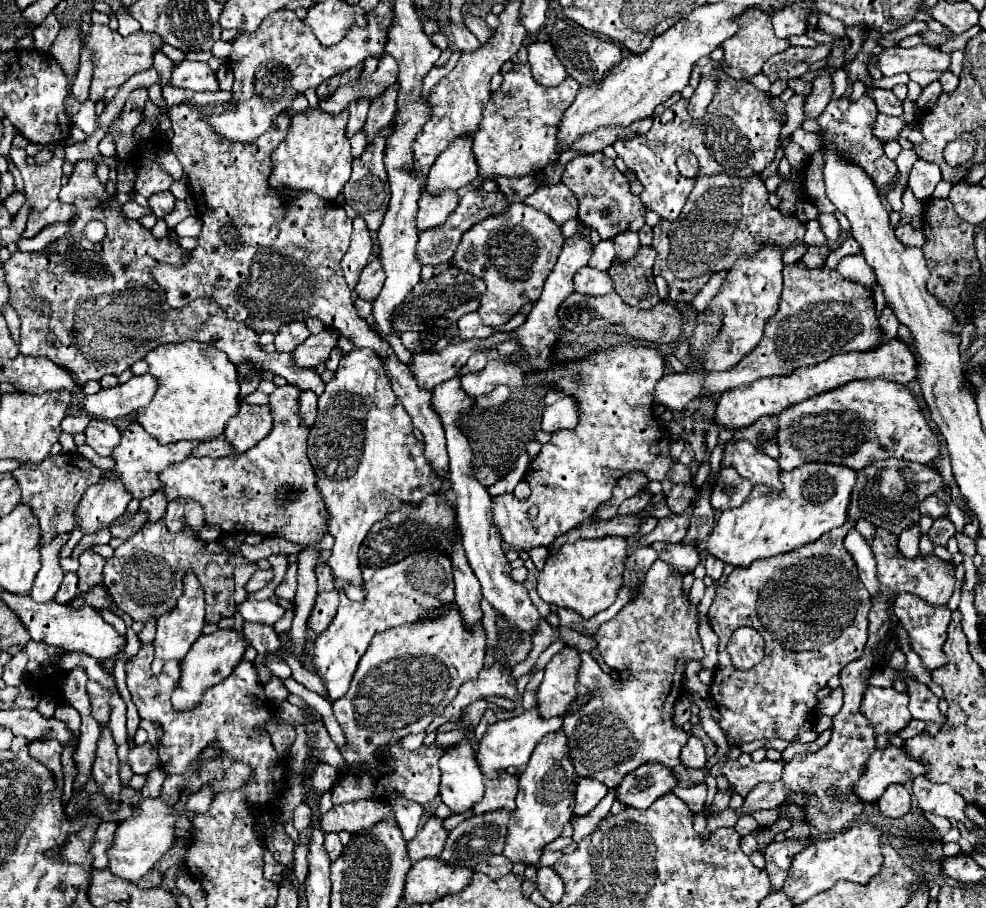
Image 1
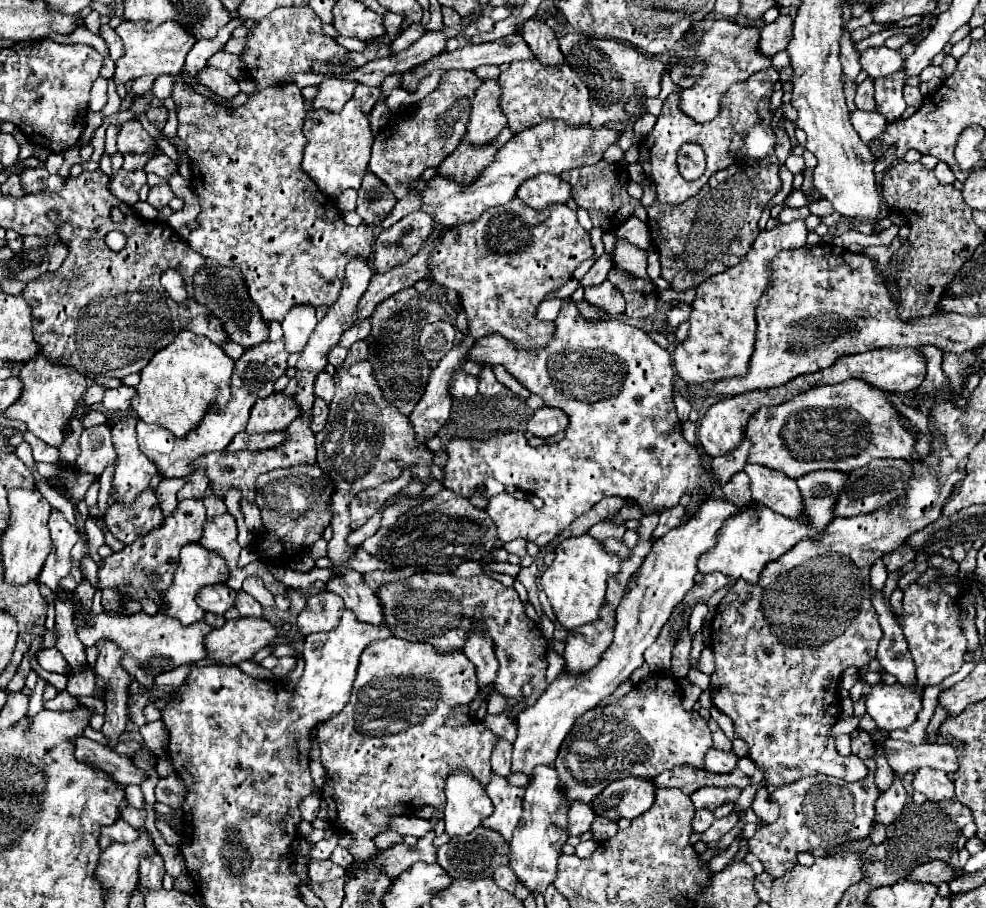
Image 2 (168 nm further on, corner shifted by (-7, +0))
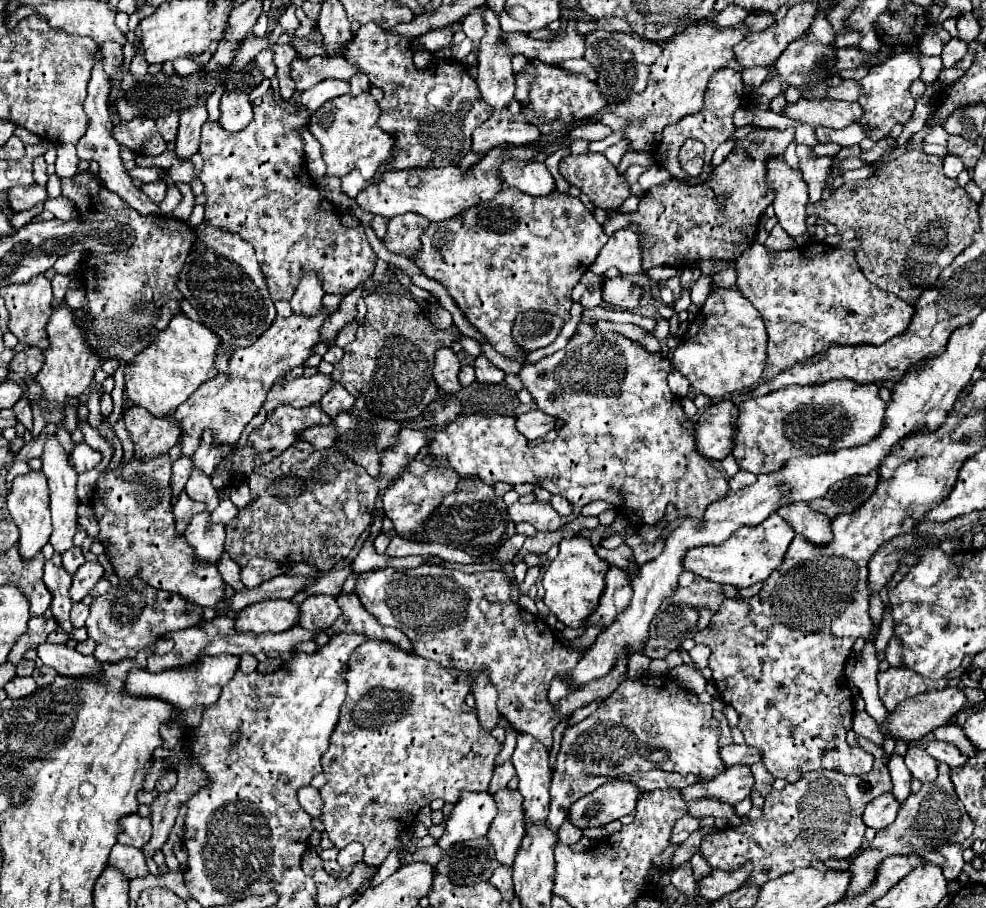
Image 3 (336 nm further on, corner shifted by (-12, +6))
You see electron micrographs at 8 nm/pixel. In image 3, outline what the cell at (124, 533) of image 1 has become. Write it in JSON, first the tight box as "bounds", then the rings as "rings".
{"bounds":[91,454,225,608],"rings":[[[159,454],[159,458],[147,462],[133,458],[127,464],[119,464],[115,470],[105,468],[91,496],[91,506],[99,524],[97,540],[107,544],[113,570],[119,578],[127,580],[139,576],[155,588],[177,592],[199,606],[213,608],[225,596],[225,582],[217,566],[195,562],[195,558],[191,558],[191,546],[187,546],[181,534],[175,534],[171,500],[169,454]]]}

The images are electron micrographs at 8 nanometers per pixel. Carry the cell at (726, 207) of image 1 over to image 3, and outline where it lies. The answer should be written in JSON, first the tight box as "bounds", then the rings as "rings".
{"bounds":[603,128,795,268],"rings":[[[761,128],[737,140],[731,154],[711,172],[711,178],[689,186],[669,178],[667,182],[649,188],[635,212],[611,214],[603,222],[603,232],[611,236],[617,230],[635,224],[639,236],[645,238],[643,268],[651,266],[689,266],[703,258],[737,260],[757,238],[757,226],[765,208],[773,202],[773,190],[765,182],[767,156],[783,154],[795,138],[795,128],[785,130]]]}

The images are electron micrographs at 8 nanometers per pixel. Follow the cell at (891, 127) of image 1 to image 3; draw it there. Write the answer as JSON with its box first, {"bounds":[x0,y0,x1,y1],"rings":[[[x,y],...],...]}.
{"bounds":[783,100,861,128],"rings":[[[797,100],[787,102],[783,108],[783,114],[787,118],[799,120],[803,124],[809,124],[813,128],[825,126],[825,128],[843,128],[847,124],[853,124],[855,118],[861,118],[861,108],[857,102],[839,102],[839,100]]]}

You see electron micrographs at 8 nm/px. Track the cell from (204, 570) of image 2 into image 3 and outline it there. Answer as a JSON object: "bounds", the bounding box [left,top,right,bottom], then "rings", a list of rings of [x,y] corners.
{"bounds":[185,512,225,564],"rings":[[[199,512],[191,518],[185,534],[187,542],[195,548],[197,560],[217,564],[217,560],[223,554],[223,540],[225,540],[225,526],[211,522],[211,514]]]}

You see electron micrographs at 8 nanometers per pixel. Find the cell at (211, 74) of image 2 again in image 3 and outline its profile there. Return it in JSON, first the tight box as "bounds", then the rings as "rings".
{"bounds":[219,92,253,132],"rings":[[[229,92],[221,96],[221,116],[219,124],[225,130],[239,132],[247,128],[253,118],[253,106],[249,104],[249,96],[245,92]]]}

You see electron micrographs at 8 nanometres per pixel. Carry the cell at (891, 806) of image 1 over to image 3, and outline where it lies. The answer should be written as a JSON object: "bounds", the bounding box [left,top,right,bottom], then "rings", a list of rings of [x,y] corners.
{"bounds":[863,792,899,830],"rings":[[[889,792],[889,794],[883,794],[867,804],[867,808],[863,812],[863,822],[869,828],[883,830],[895,820],[897,812],[899,812],[899,802]]]}

